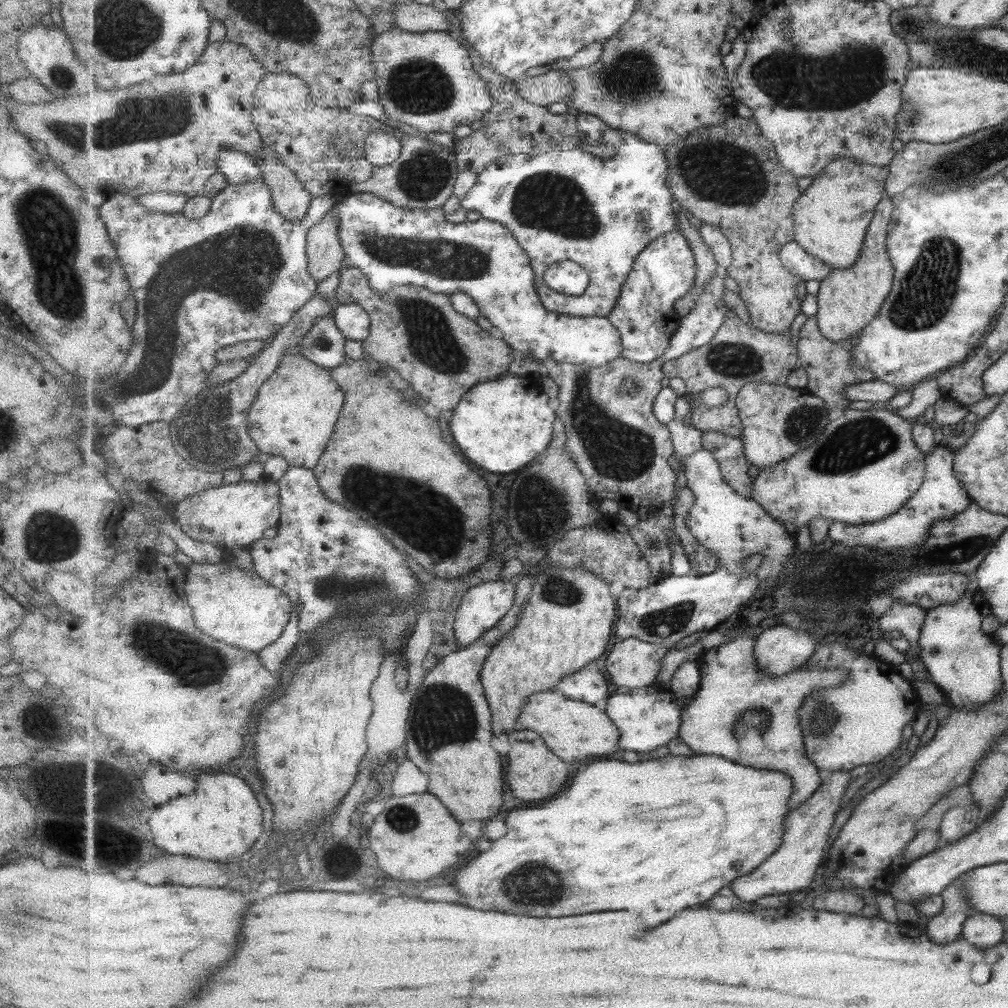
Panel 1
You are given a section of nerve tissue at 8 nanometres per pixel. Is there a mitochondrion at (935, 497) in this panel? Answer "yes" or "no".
no

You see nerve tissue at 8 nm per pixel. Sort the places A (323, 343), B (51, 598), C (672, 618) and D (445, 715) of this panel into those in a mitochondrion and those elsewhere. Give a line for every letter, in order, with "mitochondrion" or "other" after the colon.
A: mitochondrion
B: other
C: mitochondrion
D: mitochondrion

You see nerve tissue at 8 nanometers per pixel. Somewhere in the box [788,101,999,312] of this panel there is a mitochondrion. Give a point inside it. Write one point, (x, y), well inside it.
(915, 114)

